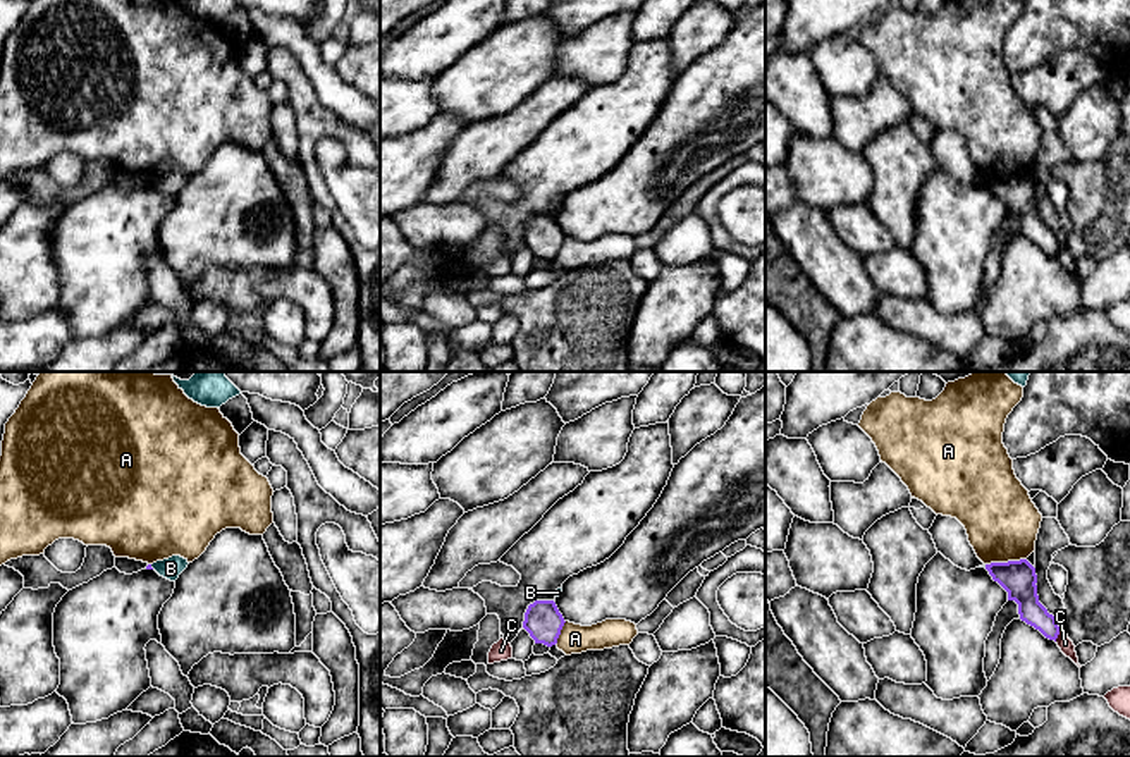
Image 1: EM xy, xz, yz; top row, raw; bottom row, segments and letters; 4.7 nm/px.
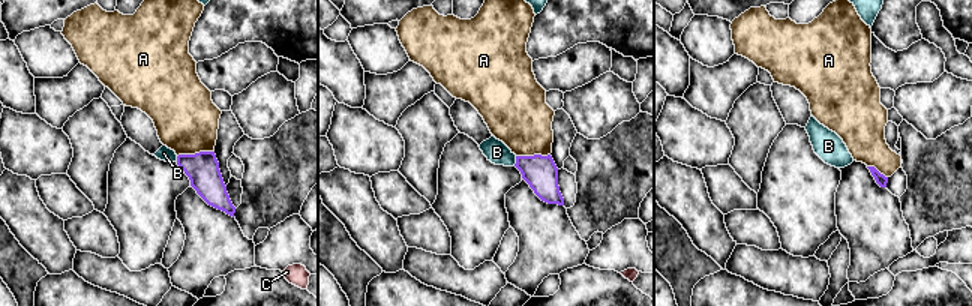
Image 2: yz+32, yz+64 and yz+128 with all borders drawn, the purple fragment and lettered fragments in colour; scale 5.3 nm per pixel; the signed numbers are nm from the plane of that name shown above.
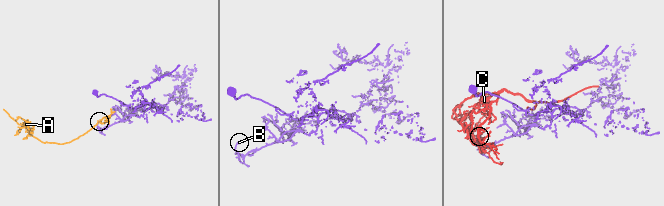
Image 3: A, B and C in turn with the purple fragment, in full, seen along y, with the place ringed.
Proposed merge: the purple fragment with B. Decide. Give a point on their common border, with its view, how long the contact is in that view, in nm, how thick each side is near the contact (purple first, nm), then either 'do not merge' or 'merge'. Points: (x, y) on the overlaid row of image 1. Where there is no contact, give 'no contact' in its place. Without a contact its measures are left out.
contact xy (150, 566); length 30 nm; calibres 20 and 100 nm; do not merge

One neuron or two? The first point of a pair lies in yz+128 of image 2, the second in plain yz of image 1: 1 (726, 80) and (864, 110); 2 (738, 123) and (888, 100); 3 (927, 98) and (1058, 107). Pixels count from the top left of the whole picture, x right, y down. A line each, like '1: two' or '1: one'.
1: one
2: two
3: two

